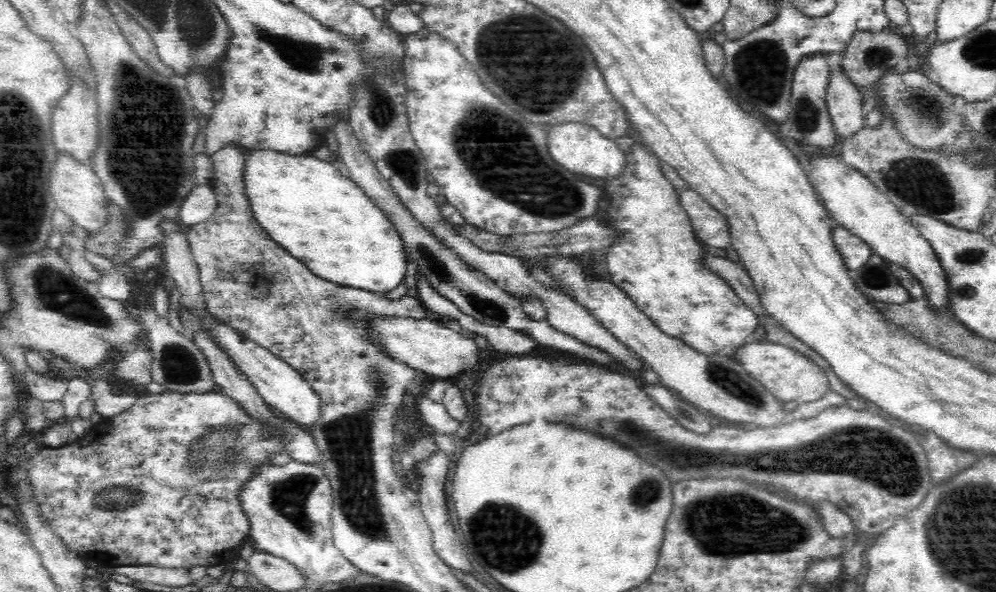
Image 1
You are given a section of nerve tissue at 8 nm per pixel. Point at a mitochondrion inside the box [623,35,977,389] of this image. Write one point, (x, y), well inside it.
(918, 182)

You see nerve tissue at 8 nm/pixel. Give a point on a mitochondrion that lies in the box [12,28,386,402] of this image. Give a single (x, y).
(146, 128)

